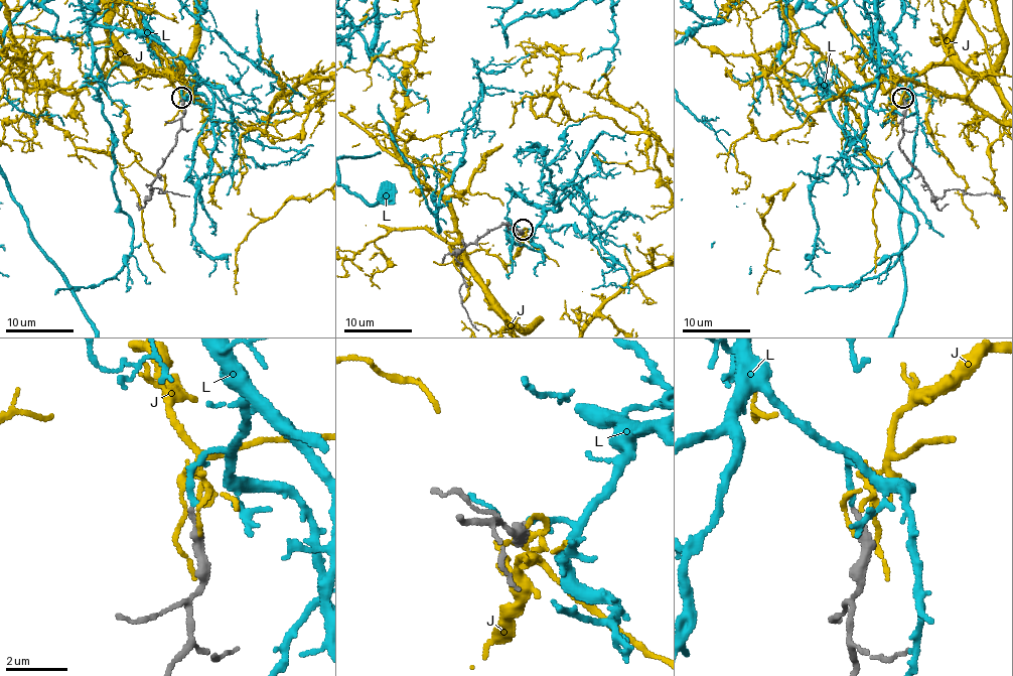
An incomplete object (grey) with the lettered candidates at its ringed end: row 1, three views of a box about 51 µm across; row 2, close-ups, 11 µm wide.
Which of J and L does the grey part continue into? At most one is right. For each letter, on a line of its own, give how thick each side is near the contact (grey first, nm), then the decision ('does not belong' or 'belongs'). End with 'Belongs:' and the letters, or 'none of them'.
J: 400/110 nm | does not belong
L: 240/190 nm | belongs
Belongs: L

